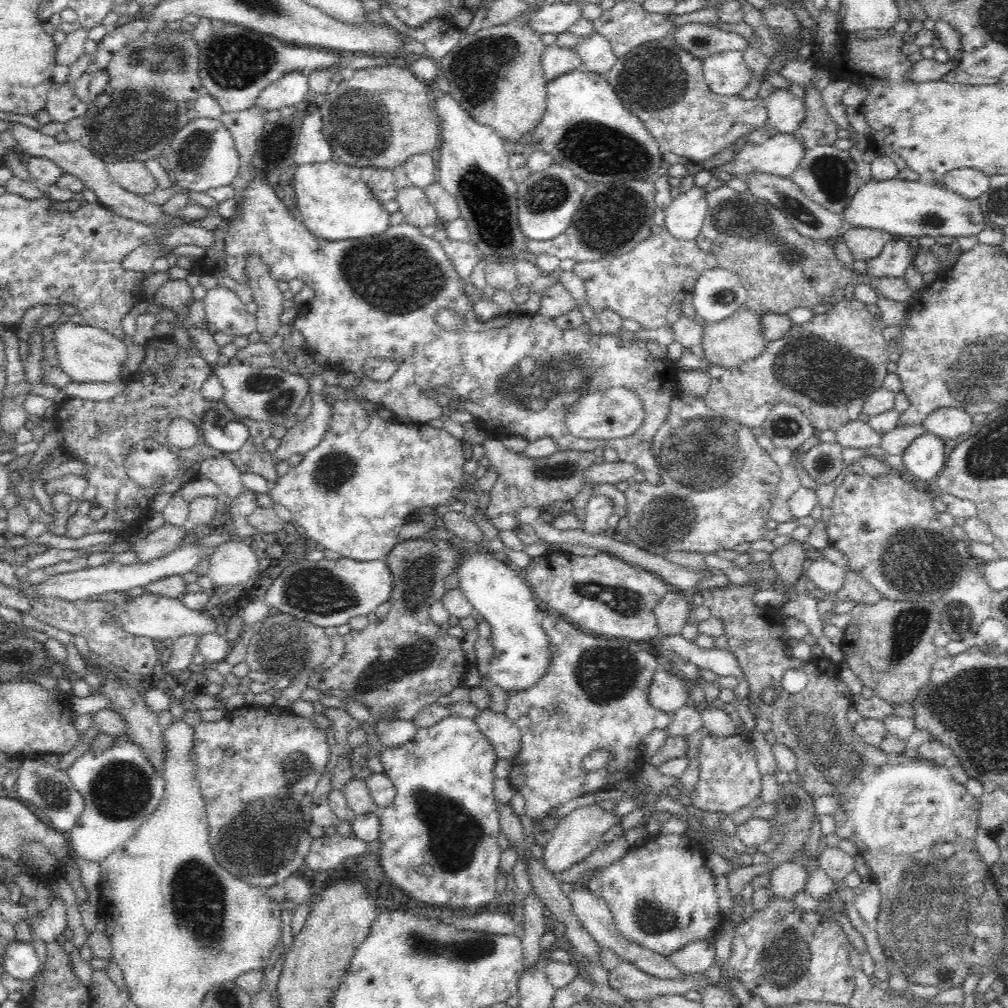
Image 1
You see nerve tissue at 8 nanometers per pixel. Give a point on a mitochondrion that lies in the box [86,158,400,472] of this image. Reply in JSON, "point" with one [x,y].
{"point":[166,374]}

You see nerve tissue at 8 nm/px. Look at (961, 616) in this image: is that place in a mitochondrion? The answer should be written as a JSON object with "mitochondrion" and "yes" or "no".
{"mitochondrion":"yes"}

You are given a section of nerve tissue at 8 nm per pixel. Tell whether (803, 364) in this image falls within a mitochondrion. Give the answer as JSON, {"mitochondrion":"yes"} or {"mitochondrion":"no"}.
{"mitochondrion":"yes"}

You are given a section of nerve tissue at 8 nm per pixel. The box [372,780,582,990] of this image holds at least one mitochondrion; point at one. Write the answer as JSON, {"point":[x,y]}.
{"point":[454,834]}

